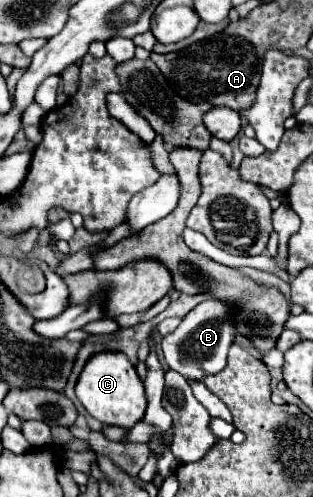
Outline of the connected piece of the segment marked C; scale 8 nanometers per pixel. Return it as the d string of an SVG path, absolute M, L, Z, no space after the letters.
M97 353L93 355L75 387L77 399L83 403L87 413L101 421L103 425L117 425L121 429L131 429L145 413L145 389L135 367L123 353Z

